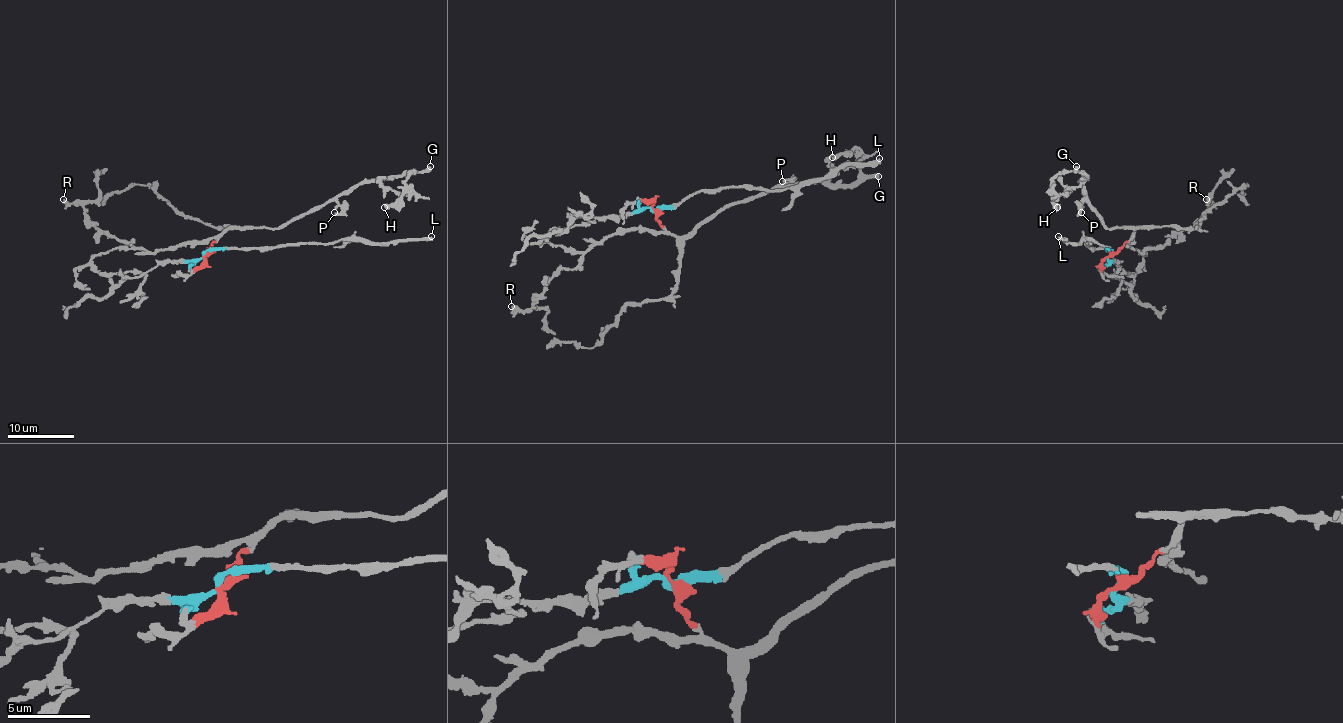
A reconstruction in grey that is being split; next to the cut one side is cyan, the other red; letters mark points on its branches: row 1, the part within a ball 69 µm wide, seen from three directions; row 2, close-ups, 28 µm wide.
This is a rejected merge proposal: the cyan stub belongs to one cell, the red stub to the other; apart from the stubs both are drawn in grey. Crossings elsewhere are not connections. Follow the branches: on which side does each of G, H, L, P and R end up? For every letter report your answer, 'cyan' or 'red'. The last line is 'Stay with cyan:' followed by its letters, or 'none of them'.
G: red
H: red
L: cyan
P: red
R: red
Stay with cyan: L

